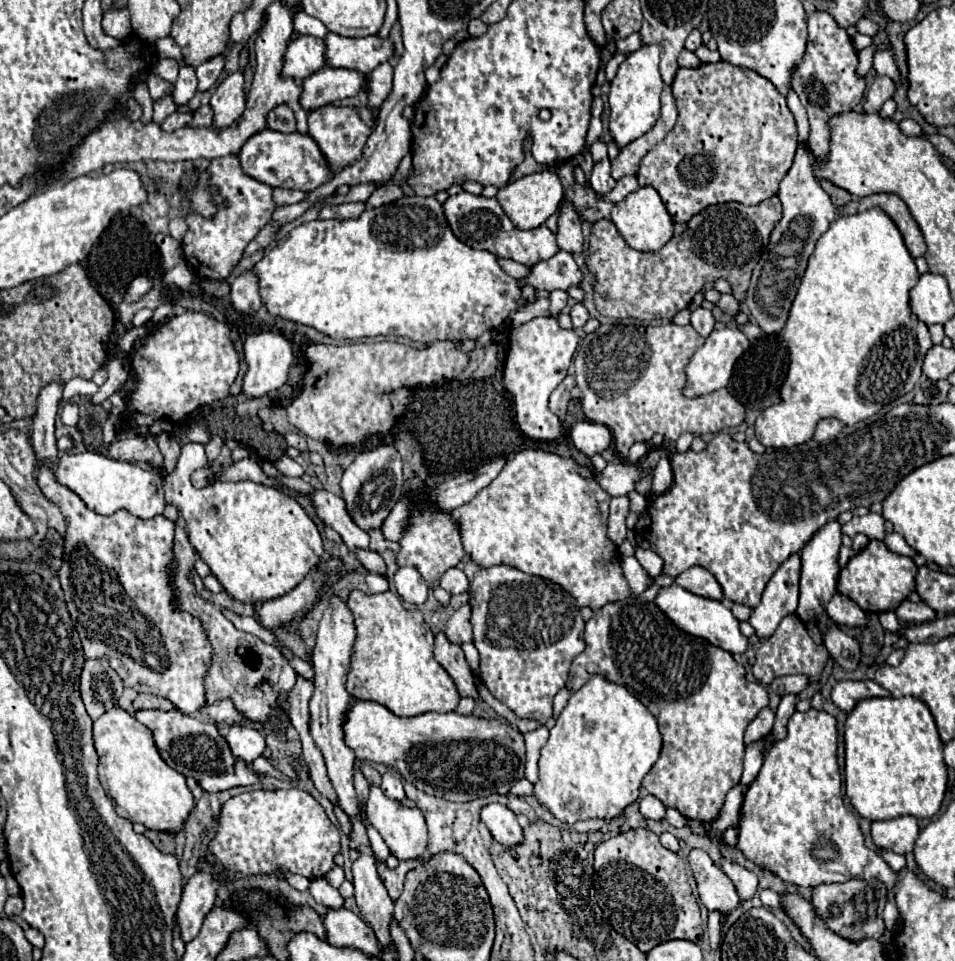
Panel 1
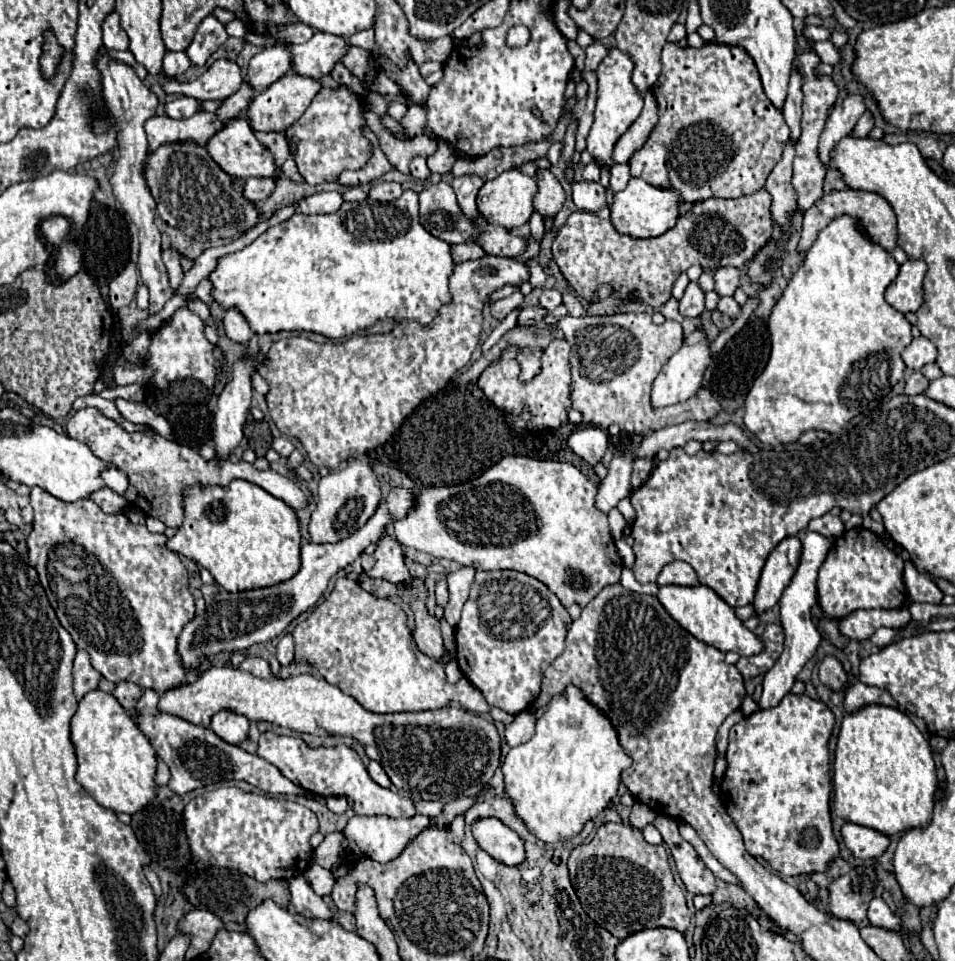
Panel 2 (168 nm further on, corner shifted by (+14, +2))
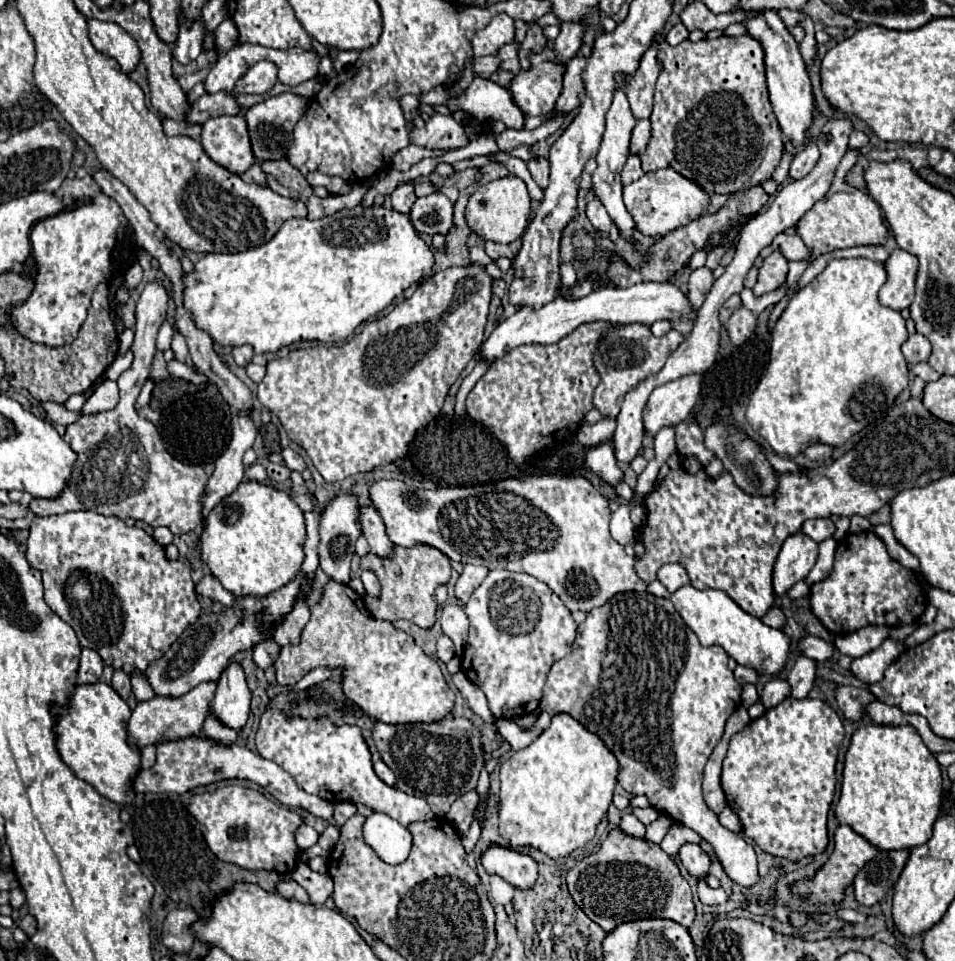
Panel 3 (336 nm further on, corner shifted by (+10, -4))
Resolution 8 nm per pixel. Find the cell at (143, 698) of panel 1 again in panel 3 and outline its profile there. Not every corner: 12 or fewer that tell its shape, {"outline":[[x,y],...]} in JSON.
{"outline":[[114,672],[112,688],[130,708],[136,706],[130,676]]}

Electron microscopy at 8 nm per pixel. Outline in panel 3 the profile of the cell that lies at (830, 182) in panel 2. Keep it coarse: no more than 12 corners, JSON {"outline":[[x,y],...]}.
{"outline":[[864,156],[846,174],[846,184],[864,190],[862,172],[868,160]]}

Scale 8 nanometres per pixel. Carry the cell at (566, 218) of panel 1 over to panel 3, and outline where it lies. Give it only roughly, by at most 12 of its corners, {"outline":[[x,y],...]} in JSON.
{"outline":[[546,158],[530,160],[534,182],[548,188],[550,164]]}

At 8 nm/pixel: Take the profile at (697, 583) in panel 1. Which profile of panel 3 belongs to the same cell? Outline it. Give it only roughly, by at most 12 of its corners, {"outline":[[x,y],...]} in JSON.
{"outline":[[666,564],[658,570],[658,580],[676,592],[690,584],[680,564]]}

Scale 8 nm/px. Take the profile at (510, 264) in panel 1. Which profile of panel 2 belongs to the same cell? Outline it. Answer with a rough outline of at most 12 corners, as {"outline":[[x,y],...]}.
{"outline":[[474,242],[450,244],[454,262],[476,260],[484,250]]}

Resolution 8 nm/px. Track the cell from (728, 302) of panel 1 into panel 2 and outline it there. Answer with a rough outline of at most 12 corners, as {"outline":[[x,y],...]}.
{"outline":[[732,296],[718,302],[718,310],[732,320],[740,314],[740,306]]}

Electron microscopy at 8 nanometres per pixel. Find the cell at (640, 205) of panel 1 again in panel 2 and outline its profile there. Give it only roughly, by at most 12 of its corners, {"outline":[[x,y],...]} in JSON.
{"outline":[[630,178],[614,194],[620,234],[652,238],[678,220],[682,198]]}

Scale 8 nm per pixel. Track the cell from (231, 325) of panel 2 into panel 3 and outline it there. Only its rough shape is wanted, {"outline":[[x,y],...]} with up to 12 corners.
{"outline":[[250,344],[234,346],[232,356],[238,366],[252,360],[254,348]]}

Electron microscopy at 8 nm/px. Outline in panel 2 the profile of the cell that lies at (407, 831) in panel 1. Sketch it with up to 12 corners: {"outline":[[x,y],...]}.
{"outline":[[264,732],[256,754],[360,816],[408,818],[414,800],[378,786],[352,746],[310,748]]}

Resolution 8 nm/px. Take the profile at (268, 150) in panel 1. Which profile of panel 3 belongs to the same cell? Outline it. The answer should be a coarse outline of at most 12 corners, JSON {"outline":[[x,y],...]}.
{"outline":[[208,120],[202,146],[238,176],[256,162],[246,120]]}

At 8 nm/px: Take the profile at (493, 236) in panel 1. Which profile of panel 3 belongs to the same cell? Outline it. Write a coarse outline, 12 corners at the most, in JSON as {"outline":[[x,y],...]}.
{"outline":[[442,192],[410,210],[420,234],[450,234],[454,204]]}

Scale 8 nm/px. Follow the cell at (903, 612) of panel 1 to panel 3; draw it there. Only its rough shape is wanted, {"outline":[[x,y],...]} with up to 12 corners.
{"outline":[[864,626],[834,646],[852,658],[878,648],[890,626]]}

